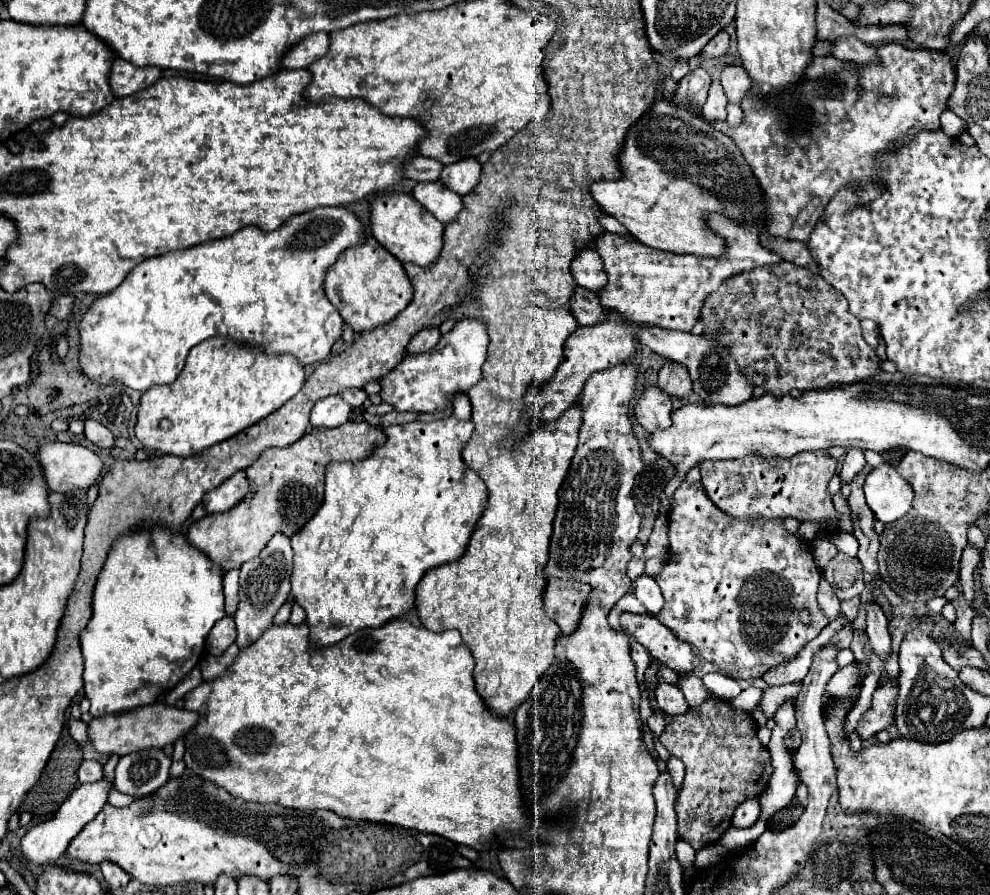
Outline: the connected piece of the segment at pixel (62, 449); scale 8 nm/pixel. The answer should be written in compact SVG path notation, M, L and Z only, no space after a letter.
M46 443L38 451L38 459L44 467L44 477L50 491L68 493L74 489L88 491L100 483L104 463L100 457L84 445L74 443Z

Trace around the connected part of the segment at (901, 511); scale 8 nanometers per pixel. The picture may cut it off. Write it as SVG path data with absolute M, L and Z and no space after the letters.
M888 463L872 469L864 483L866 503L878 521L892 523L912 509L914 491Z

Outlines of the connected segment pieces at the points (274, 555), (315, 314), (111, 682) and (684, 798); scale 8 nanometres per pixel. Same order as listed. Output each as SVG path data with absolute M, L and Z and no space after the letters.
M276 533L258 557L246 561L240 567L240 603L234 615L238 629L238 647L250 647L270 625L278 609L286 603L290 593L290 573L292 573L292 547L290 537Z
M318 207L318 209L308 211L304 215L292 217L288 223L284 223L276 231L256 231L256 227L244 227L244 231L238 231L236 235L232 235L228 239L216 239L212 243L202 243L202 245L196 245L196 247L190 247L190 249L184 249L184 251L172 251L172 253L158 255L158 257L152 257L148 261L142 261L140 265L136 265L132 269L132 275L128 275L118 289L114 289L112 293L96 299L94 305L82 317L82 321L80 321L80 345L82 345L80 367L94 383L102 385L102 383L120 381L126 387L132 387L132 389L138 389L138 391L144 393L154 385L174 383L174 379L182 371L182 365L184 365L190 349L194 345L206 341L206 339L210 339L210 337L228 337L238 345L256 347L256 349L260 349L268 355L294 355L302 367L312 365L312 363L320 363L320 361L328 359L332 345L338 339L342 339L342 327L344 327L340 313L336 311L336 307L324 295L324 275L328 273L328 269L336 263L336 259L346 249L362 245L364 239L366 239L364 223L352 211L348 211L346 207Z
M162 527L126 533L116 541L116 545L112 545L94 589L92 619L80 633L84 691L92 703L90 713L94 717L156 703L160 695L170 691L192 671L204 655L210 629L226 615L222 577L224 571L210 563L204 553L192 547L182 535L170 533Z
M706 699L700 707L690 707L684 715L670 717L664 733L660 735L662 745L670 751L670 755L682 759L686 773L682 788L676 798L678 813L678 833L680 839L688 841L694 849L702 849L720 839L720 835L730 827L734 809L752 797L760 797L766 791L768 781L774 773L772 757L766 745L758 739L758 725L754 717L746 711L738 713L730 703L718 699Z

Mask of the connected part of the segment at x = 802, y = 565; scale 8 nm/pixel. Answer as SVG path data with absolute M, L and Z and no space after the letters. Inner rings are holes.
M682 483L674 495L676 503L670 511L670 559L666 563L666 567L654 577L664 593L664 599L666 599L666 605L664 609L660 611L658 619L684 643L692 643L696 649L698 649L698 655L706 661L706 663L712 663L714 667L718 667L722 673L726 673L728 677L732 679L742 679L742 681L752 681L752 679L758 679L762 677L766 671L786 663L786 661L792 661L814 637L818 637L818 633L828 625L824 613L820 611L818 607L818 601L816 601L816 591L818 591L818 579L820 579L820 573L816 569L816 563L814 563L814 557L810 553L810 549L806 547L806 543L802 543L796 535L788 533L782 525L780 519L756 519L756 521L738 521L738 519L730 519L728 515L724 515L720 509L714 507L714 503L708 499L704 487L700 483L696 485L688 485L688 483ZM808 609L810 613L810 623L800 623L800 611Z

